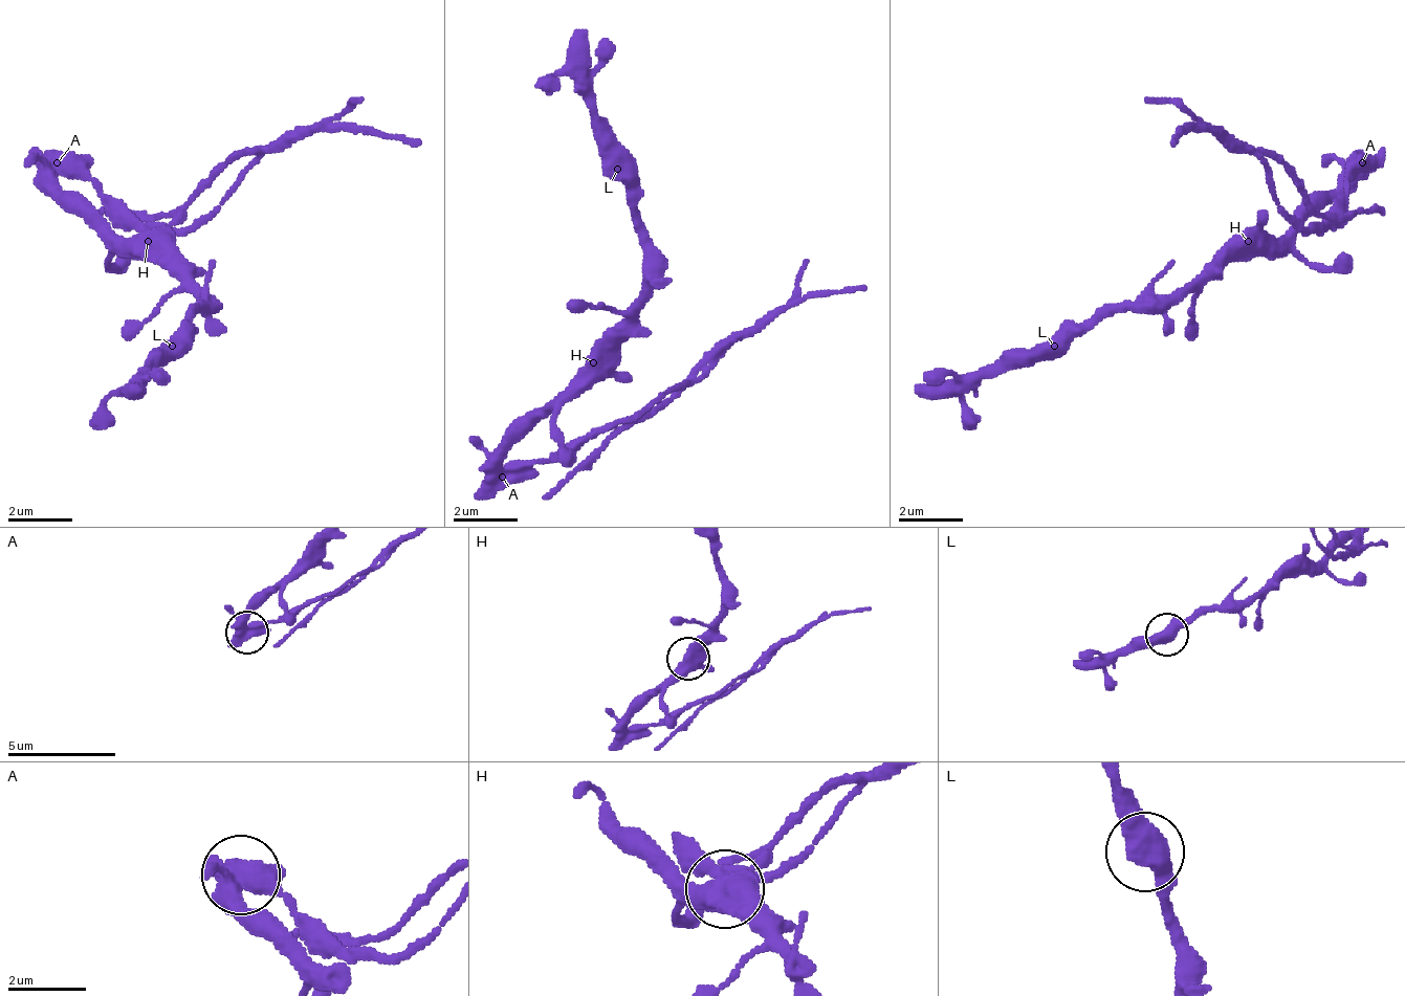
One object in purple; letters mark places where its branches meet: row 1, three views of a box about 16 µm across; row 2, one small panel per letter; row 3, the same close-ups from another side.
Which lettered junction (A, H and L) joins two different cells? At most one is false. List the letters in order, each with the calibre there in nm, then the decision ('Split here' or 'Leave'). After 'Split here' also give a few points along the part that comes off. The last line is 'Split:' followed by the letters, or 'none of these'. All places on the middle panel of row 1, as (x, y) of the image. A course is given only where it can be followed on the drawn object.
A: Thickness 500 nm. Split here. Course of the part to remove: (504, 474), (593, 459), (617, 435), (689, 386), (738, 338), (803, 297), (866, 290)
H: Thickness 500 nm. Leave
L: Thickness 550 nm. Leave
Split: A

